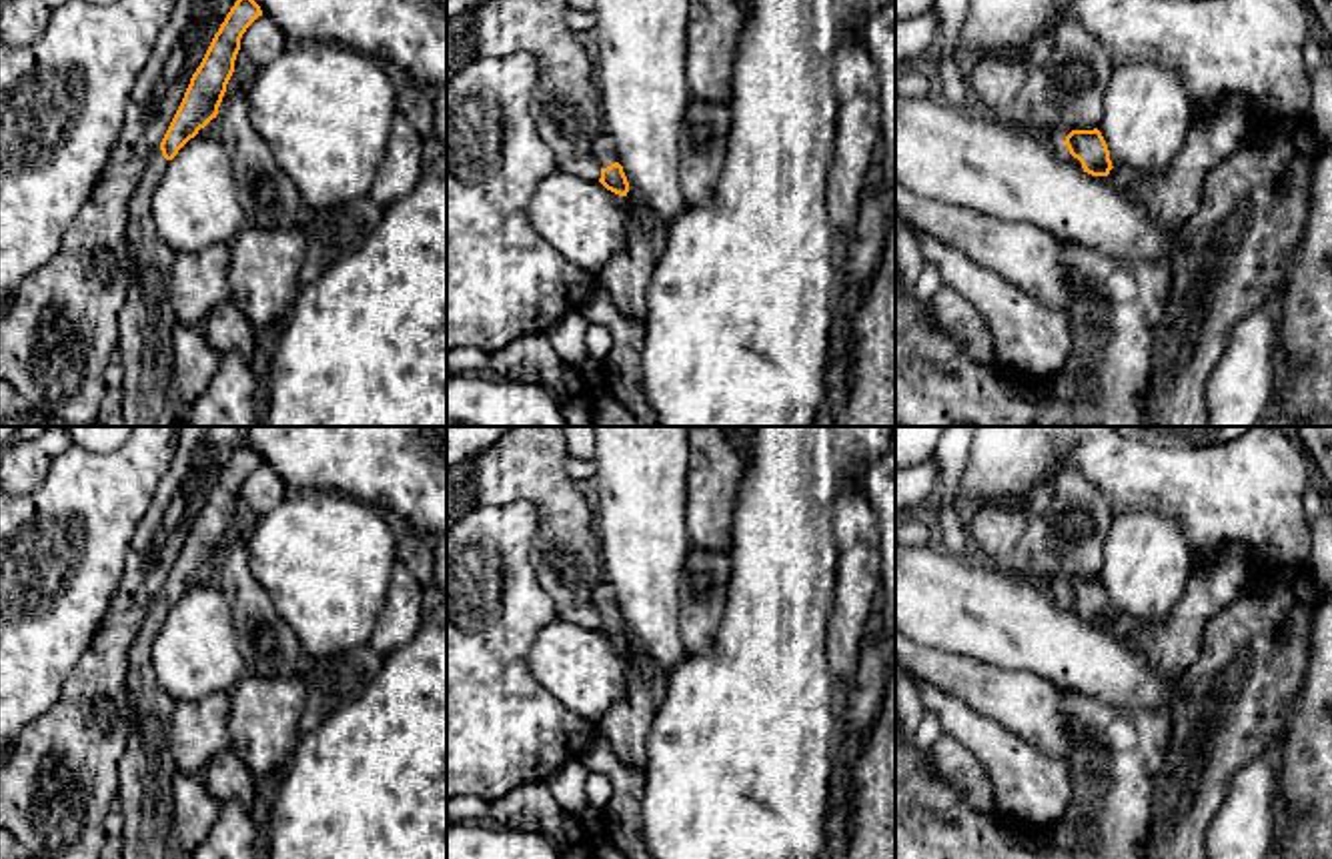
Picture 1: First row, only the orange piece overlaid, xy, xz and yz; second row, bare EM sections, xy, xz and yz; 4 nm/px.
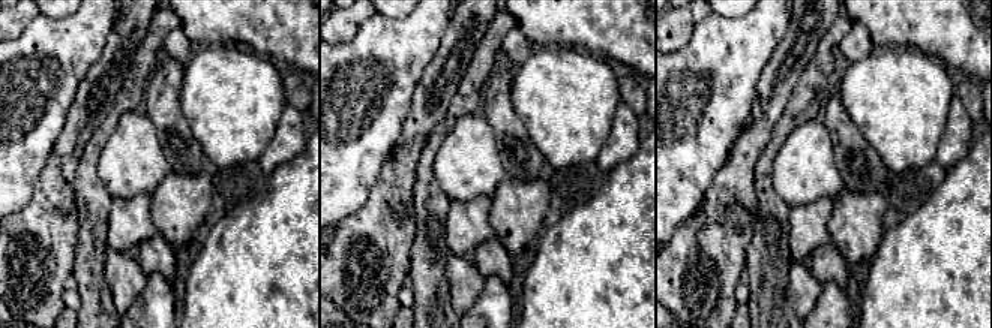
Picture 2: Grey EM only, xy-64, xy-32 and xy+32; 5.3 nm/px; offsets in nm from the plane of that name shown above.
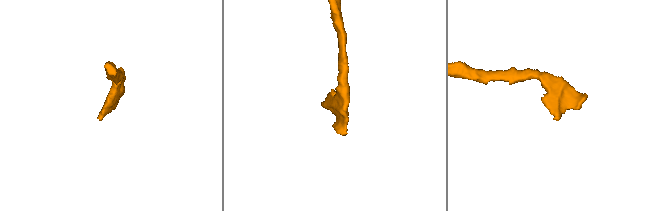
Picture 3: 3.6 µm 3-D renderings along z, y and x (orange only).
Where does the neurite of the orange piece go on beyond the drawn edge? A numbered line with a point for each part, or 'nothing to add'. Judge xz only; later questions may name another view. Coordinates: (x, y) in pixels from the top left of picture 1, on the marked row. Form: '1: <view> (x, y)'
1: xz (603, 149)

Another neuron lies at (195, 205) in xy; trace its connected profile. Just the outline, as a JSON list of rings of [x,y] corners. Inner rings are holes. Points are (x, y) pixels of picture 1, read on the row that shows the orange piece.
[[[216,132],[190,138],[168,162],[152,196],[152,220],[176,254],[230,244],[238,236],[246,216]]]

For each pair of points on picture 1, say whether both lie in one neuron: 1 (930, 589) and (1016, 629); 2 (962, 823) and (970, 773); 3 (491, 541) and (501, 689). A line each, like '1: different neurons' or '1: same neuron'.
1: same neuron
2: different neurons
3: same neuron

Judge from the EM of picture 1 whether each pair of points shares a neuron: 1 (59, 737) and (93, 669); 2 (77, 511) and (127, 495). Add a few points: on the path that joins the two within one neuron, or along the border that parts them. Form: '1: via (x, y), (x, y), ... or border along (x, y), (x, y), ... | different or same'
1: via (75, 721), (87, 709), (93, 685) | same
2: via (89, 505), (103, 495), (115, 495) | same

